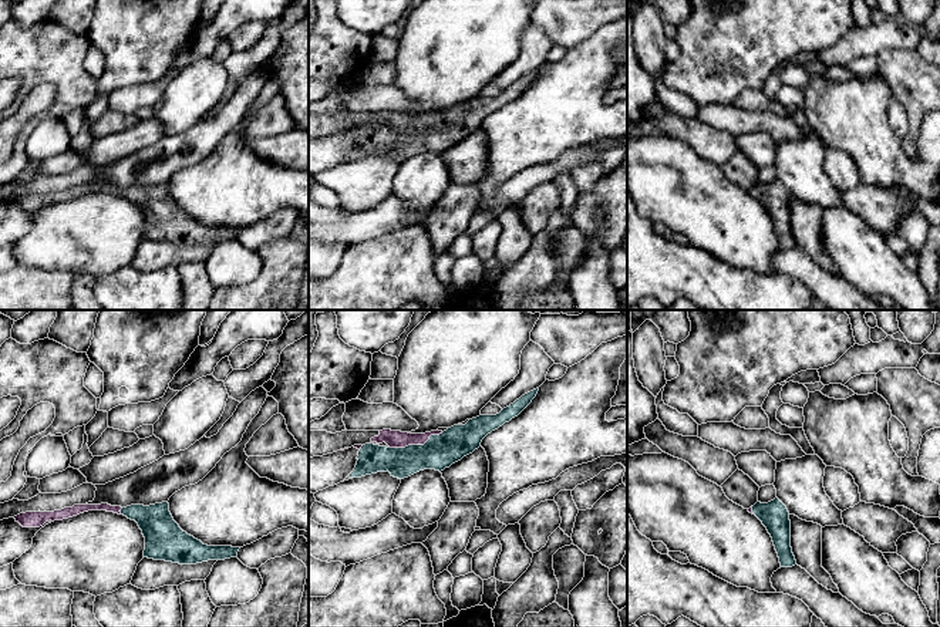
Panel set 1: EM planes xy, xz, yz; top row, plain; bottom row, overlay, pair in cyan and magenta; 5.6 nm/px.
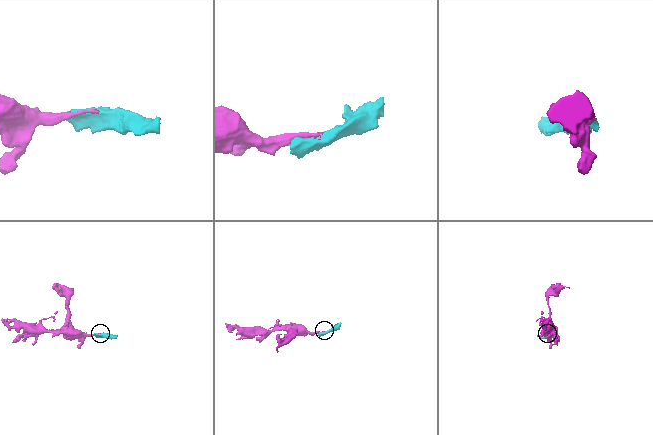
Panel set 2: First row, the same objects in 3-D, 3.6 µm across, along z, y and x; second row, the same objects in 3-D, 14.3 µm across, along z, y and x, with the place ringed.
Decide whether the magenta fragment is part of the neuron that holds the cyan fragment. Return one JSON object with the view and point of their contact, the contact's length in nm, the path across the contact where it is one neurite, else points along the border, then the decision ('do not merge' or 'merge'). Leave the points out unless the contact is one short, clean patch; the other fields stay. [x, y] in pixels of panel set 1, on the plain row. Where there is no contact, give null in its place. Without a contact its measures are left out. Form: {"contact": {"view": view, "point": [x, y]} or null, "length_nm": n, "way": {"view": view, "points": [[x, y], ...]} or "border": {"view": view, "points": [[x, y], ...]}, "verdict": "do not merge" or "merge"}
{"contact": {"view": "xz", "point": [415, 127]}, "length_nm": 320, "verdict": "merge"}

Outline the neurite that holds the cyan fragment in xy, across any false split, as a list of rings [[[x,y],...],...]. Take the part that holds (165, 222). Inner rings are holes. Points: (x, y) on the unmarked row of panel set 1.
[[[169,185],[127,189],[101,186],[74,186],[54,193],[26,193],[14,198],[23,209],[40,209],[46,203],[63,202],[88,192],[107,192],[135,202],[145,219],[144,239],[179,246],[236,239],[240,229],[208,227],[183,213],[169,193]]]

